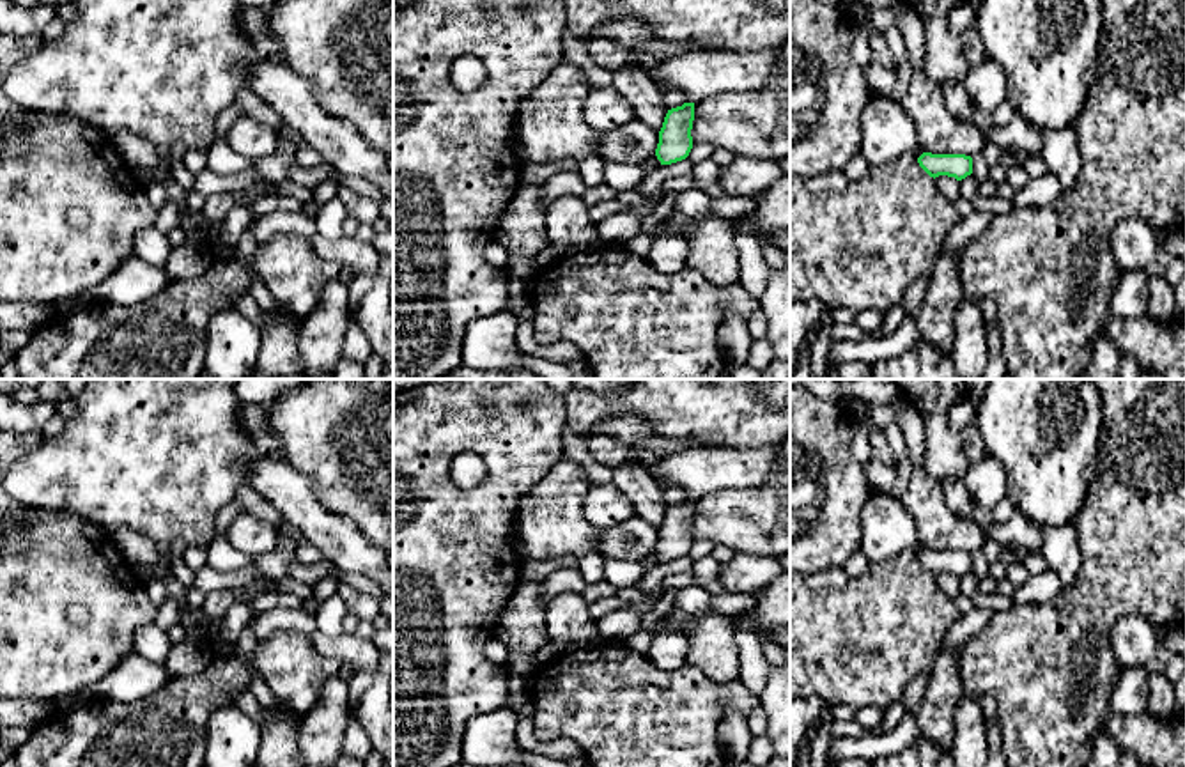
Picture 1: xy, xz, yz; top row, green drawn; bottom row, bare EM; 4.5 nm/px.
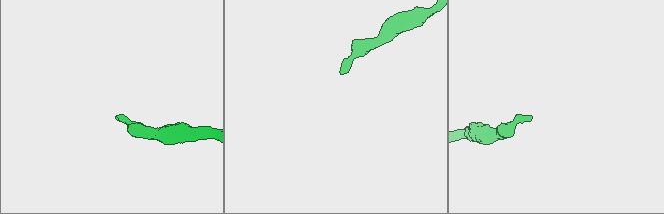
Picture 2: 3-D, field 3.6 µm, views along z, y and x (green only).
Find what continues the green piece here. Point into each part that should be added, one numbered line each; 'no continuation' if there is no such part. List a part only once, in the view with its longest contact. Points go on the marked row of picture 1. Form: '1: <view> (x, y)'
no continuation

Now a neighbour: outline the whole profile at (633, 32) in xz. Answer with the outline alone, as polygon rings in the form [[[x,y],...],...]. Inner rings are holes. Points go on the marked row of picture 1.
[[[632,14],[599,25],[593,37],[615,41],[631,50],[639,50],[655,39],[654,30],[641,18]]]

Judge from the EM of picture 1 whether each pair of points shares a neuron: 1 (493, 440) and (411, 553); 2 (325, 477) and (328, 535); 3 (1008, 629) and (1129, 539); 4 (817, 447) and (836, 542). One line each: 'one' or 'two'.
1: one
2: two
3: one
4: one

